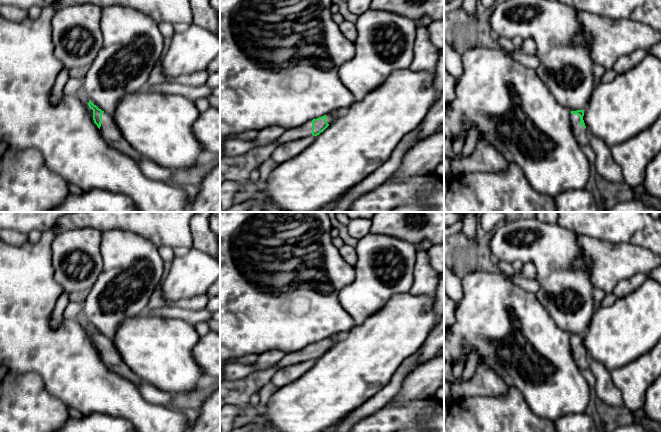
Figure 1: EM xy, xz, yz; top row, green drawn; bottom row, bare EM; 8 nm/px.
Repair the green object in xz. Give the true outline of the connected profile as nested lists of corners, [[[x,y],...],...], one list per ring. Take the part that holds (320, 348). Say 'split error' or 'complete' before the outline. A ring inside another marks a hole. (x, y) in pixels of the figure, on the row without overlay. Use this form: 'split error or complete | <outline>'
split error | [[[341,332],[337,337],[331,336],[317,343],[313,343],[312,345],[308,345],[299,351],[286,353],[274,366],[274,368],[279,370],[281,368],[294,365],[296,363],[301,363],[310,359],[317,360],[335,344],[335,340],[338,342],[339,340],[344,339],[346,336],[346,332]]]

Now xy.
split error | [[[82,314],[78,317],[83,328],[93,334],[93,344],[106,366],[126,378],[133,383],[142,383],[141,379],[137,377],[132,370],[123,362],[118,350],[115,347],[113,339],[108,338],[96,329],[94,329],[83,317]]]

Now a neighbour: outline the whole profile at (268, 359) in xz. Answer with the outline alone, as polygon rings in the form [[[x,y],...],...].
[[[277,349],[266,351],[258,354],[257,361],[252,365],[255,367],[255,370],[268,369],[274,367],[285,354],[285,352]]]

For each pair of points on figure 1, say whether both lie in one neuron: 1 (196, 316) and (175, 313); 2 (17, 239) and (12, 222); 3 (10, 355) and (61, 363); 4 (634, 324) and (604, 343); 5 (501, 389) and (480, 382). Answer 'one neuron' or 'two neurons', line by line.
1: one neuron
2: two neurons
3: one neuron
4: one neuron
5: one neuron

